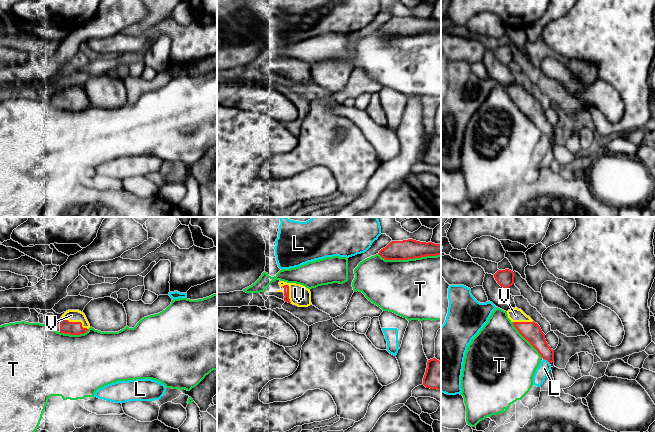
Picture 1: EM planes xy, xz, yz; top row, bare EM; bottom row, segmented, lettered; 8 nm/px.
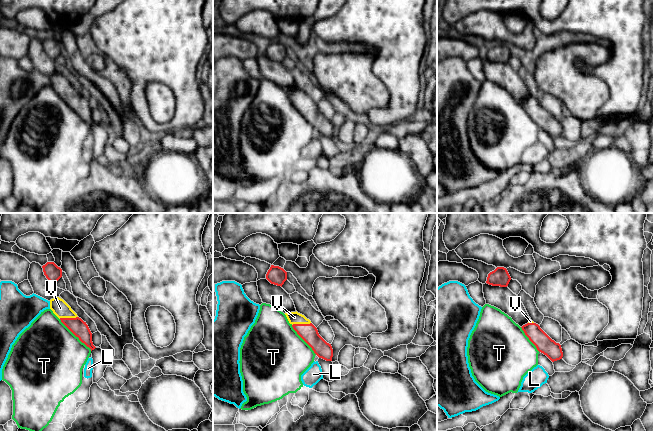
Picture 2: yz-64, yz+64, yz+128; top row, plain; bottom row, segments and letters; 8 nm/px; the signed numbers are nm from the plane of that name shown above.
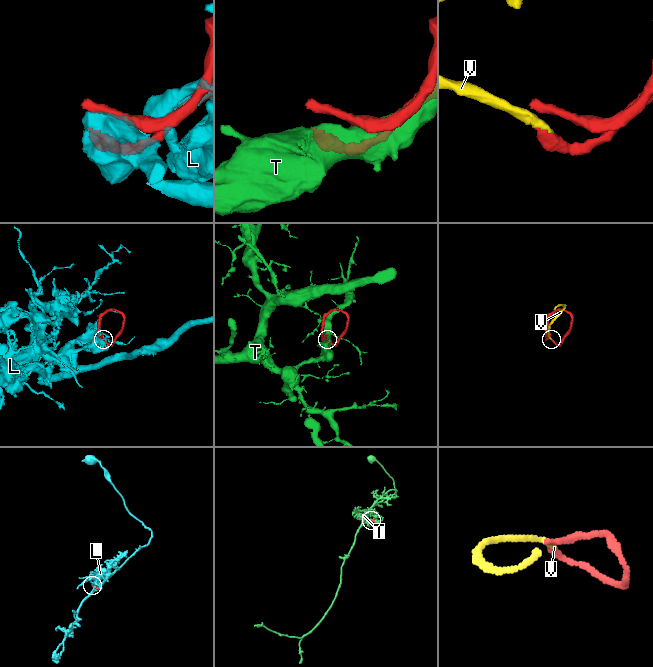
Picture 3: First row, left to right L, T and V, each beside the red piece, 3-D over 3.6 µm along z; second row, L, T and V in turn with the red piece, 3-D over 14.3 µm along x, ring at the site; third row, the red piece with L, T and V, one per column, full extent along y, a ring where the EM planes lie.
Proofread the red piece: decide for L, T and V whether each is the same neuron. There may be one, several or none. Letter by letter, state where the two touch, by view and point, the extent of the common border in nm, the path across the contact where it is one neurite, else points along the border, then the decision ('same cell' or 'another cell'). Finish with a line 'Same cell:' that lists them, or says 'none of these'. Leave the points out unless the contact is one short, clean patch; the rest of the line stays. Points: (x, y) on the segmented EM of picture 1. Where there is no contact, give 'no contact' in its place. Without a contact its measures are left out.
L: contact yz (546, 359); length 70 nm; another cell
T: contact xz (409, 258); length 500 nm; another cell
V: contact xy (75, 322); length 240 nm; way xy (73, 328), (75, 322), (71, 315); same cell
Same cell: V

